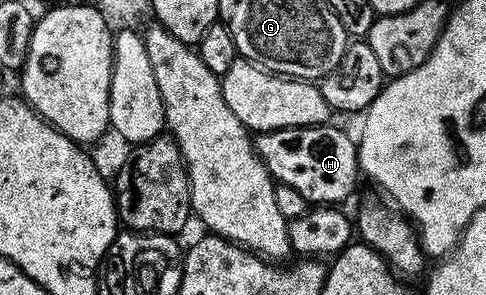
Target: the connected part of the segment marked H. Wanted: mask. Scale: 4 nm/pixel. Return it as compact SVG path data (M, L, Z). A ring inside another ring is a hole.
M334 125L288 127L260 132L254 147L263 165L278 184L295 189L309 205L341 205L357 187L361 166L357 160L357 143Z

